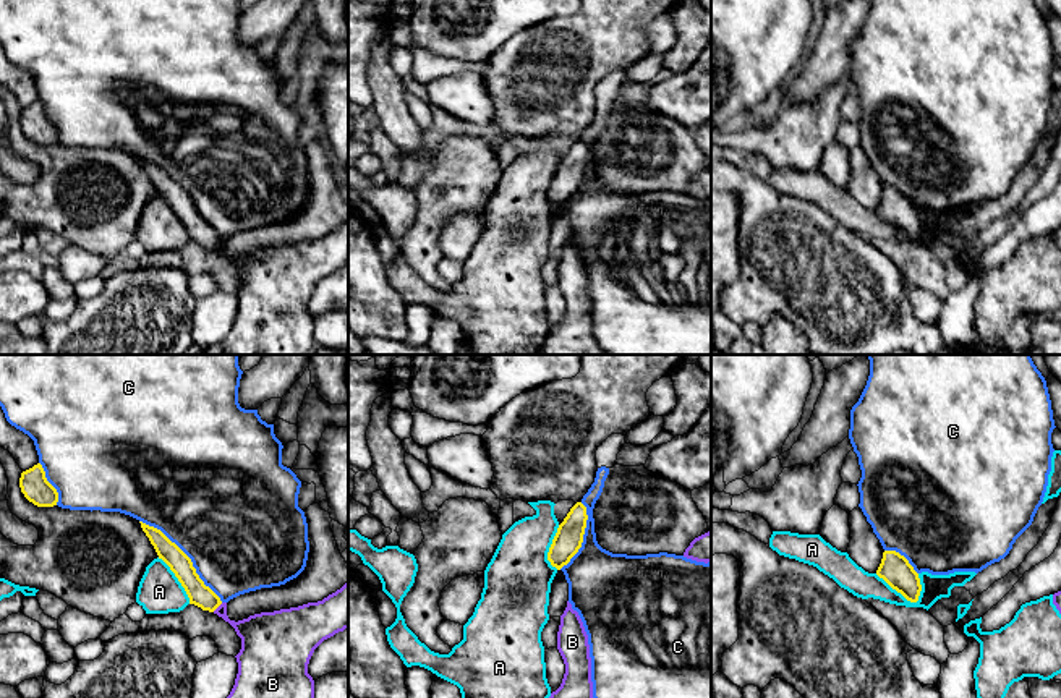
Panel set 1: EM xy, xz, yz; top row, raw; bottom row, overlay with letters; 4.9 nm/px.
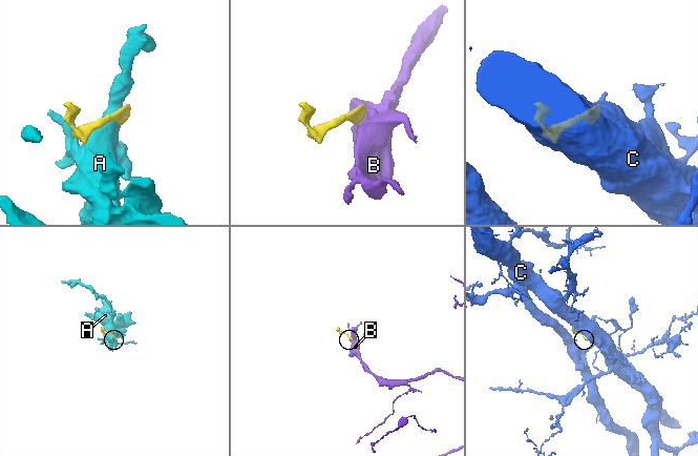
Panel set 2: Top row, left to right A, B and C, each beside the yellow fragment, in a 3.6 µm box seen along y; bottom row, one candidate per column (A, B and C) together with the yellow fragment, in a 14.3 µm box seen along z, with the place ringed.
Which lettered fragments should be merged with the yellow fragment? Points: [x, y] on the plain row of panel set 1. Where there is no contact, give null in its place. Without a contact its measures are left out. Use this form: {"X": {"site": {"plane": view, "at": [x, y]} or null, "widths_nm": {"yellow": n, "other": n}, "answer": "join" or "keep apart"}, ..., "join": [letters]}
{"A": {"site": {"plane": "yz", "at": [898, 229]}, "widths_nm": {"yellow": 160, "other": 140}, "answer": "join"}, "B": {"site": {"plane": "xy", "at": [217, 243]}, "widths_nm": {"yellow": 120, "other": 200}, "answer": "keep apart"}, "C": {"site": {"plane": "xy", "at": [187, 193]}, "widths_nm": {"yellow": 120, "other": 500}, "answer": "keep apart"}, "join": ["A"]}

